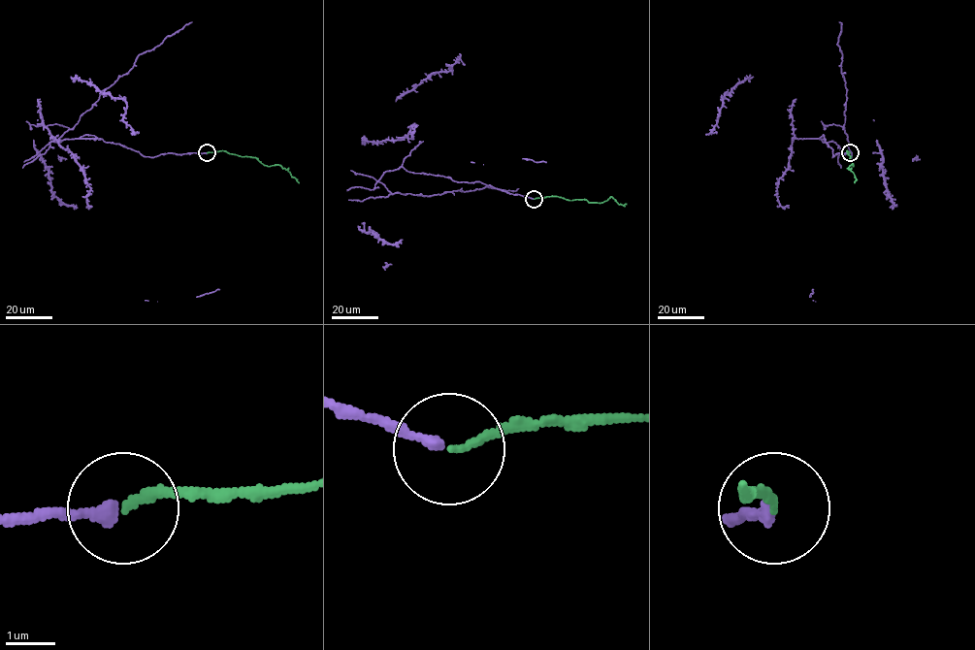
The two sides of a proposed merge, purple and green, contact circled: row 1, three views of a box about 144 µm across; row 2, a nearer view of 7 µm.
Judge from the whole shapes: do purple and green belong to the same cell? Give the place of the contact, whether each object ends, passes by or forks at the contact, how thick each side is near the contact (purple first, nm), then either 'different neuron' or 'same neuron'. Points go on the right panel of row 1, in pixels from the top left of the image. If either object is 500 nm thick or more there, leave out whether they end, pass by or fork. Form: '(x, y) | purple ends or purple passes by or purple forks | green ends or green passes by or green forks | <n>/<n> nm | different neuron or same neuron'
(850, 152) | purple ends | green ends | 240/180 nm | same neuron

